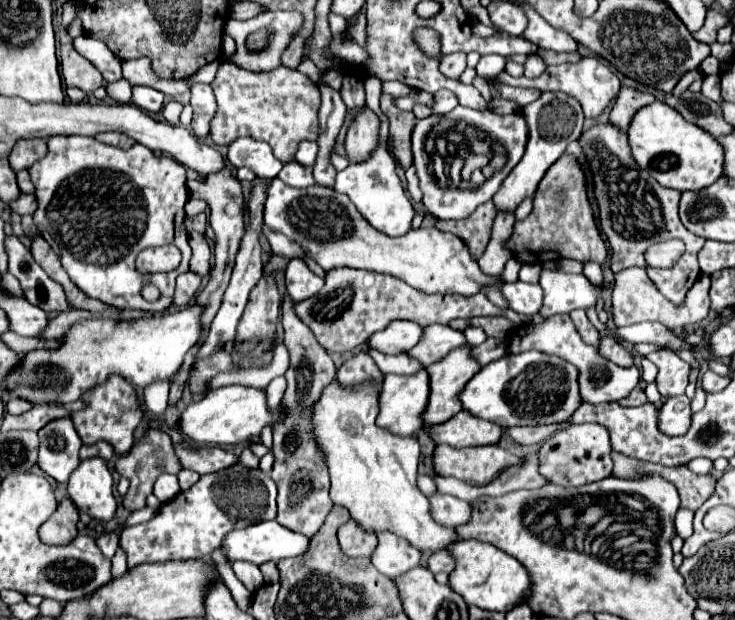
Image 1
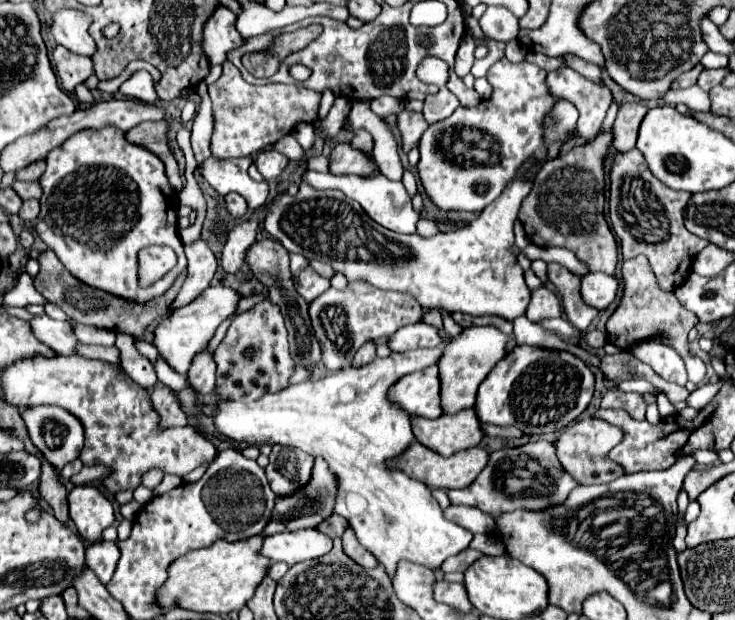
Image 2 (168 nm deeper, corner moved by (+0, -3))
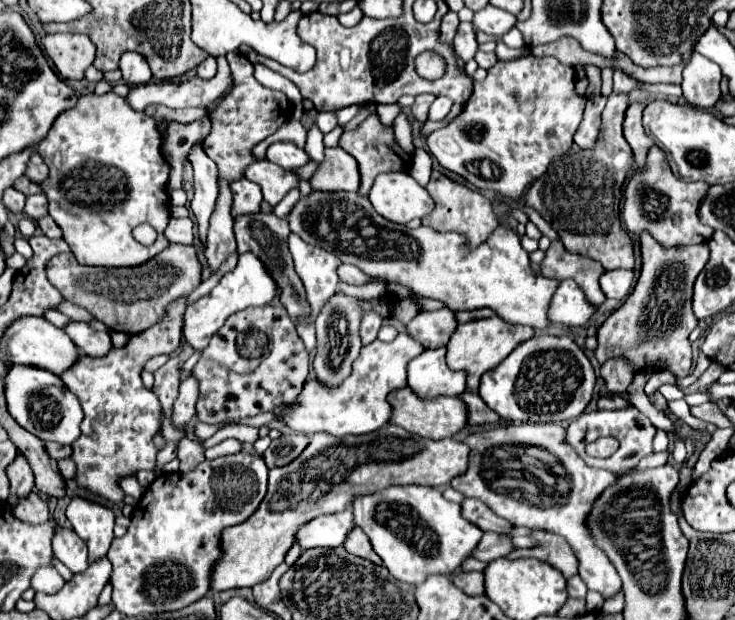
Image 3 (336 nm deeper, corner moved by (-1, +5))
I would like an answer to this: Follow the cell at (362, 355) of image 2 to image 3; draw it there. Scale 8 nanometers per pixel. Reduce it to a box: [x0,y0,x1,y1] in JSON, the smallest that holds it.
[361,313,383,345]

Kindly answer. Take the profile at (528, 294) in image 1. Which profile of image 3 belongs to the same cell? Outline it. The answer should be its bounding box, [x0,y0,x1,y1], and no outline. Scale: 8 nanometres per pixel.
[549,279,597,327]

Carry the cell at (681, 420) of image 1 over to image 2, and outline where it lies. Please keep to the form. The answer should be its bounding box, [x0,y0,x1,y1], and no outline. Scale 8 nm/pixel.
[688,383,718,409]

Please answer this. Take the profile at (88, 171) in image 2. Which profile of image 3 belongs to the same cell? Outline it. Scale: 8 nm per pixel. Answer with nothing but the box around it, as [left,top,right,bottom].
[37,93,171,267]

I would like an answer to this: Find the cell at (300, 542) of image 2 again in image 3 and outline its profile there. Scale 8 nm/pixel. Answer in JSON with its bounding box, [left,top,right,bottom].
[297,507,355,549]

